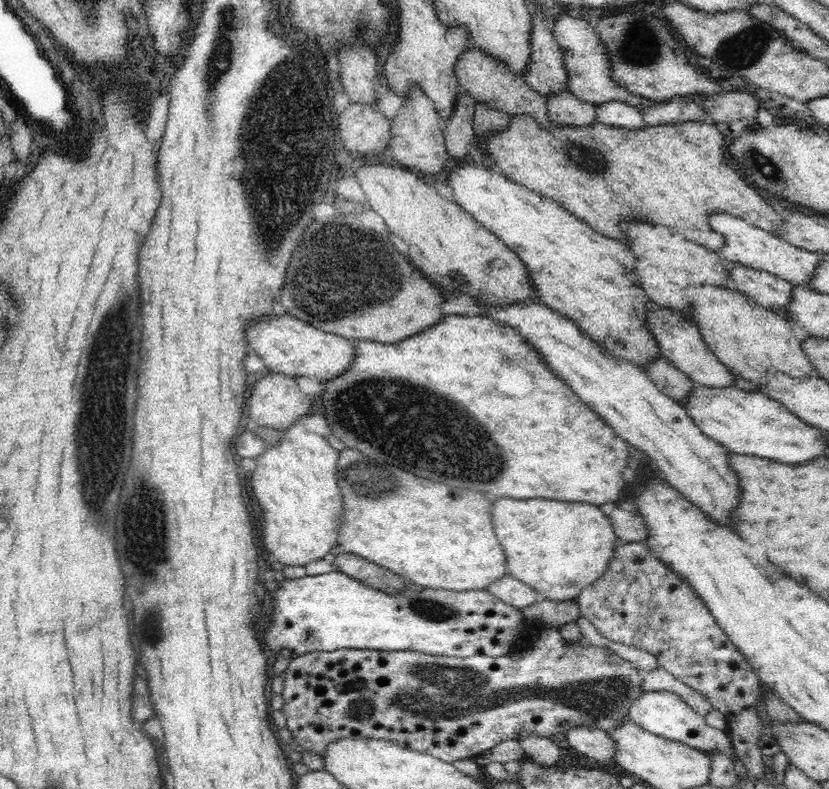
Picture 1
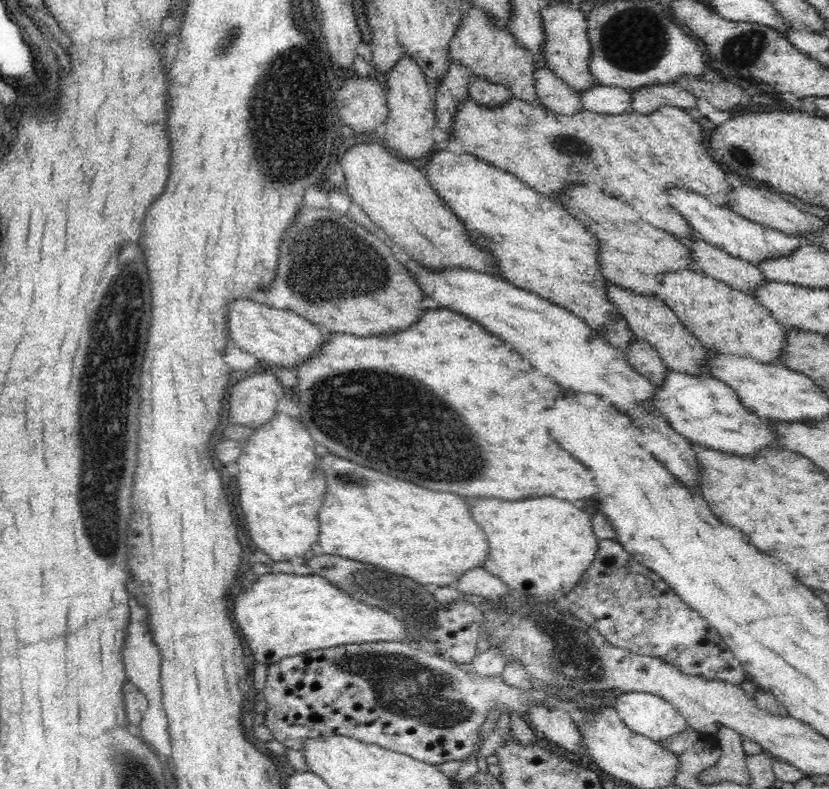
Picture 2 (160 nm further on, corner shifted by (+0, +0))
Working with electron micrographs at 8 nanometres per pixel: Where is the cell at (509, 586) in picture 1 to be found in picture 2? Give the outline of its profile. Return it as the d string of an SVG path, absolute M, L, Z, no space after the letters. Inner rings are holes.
M484 568L468 570L466 574L462 574L459 580L455 582L455 586L452 587L465 594L476 594L476 596L492 599L514 593L500 578L488 574Z

